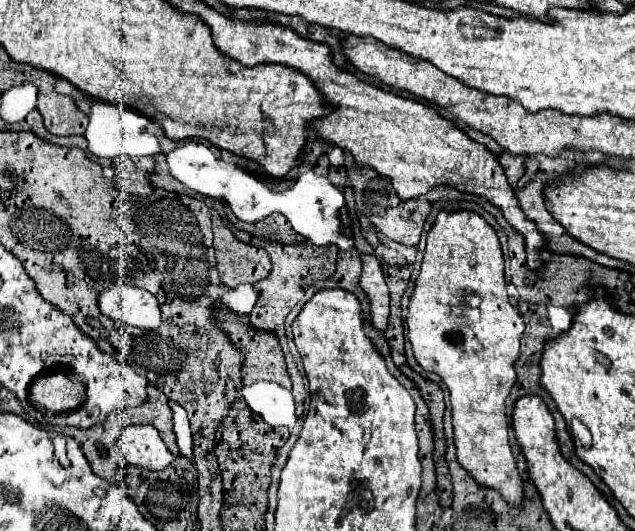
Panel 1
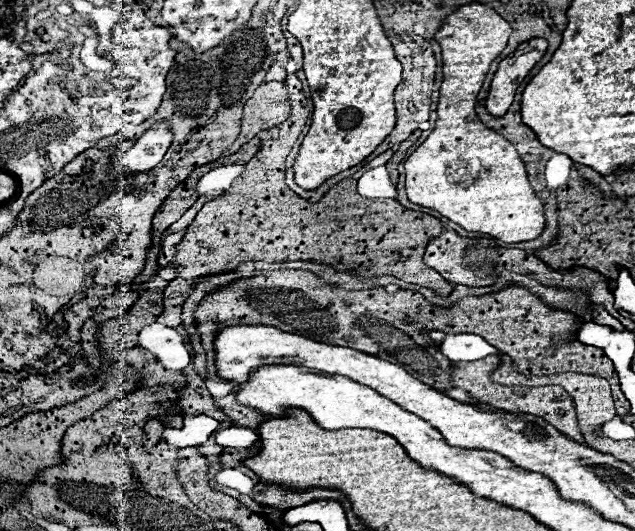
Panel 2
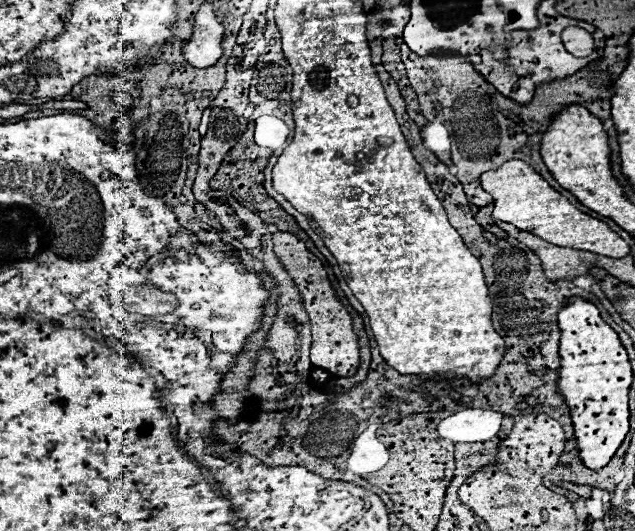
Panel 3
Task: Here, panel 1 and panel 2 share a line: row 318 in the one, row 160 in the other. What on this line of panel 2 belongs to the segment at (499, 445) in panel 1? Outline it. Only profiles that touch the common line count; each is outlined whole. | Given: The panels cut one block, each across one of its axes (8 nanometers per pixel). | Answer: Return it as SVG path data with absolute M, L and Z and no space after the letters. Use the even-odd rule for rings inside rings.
M466 4L446 18L436 32L444 62L436 128L404 164L410 202L440 212L468 232L482 232L508 244L536 240L546 226L544 204L528 182L520 154L476 116L476 96L510 32L510 24L486 4Z

